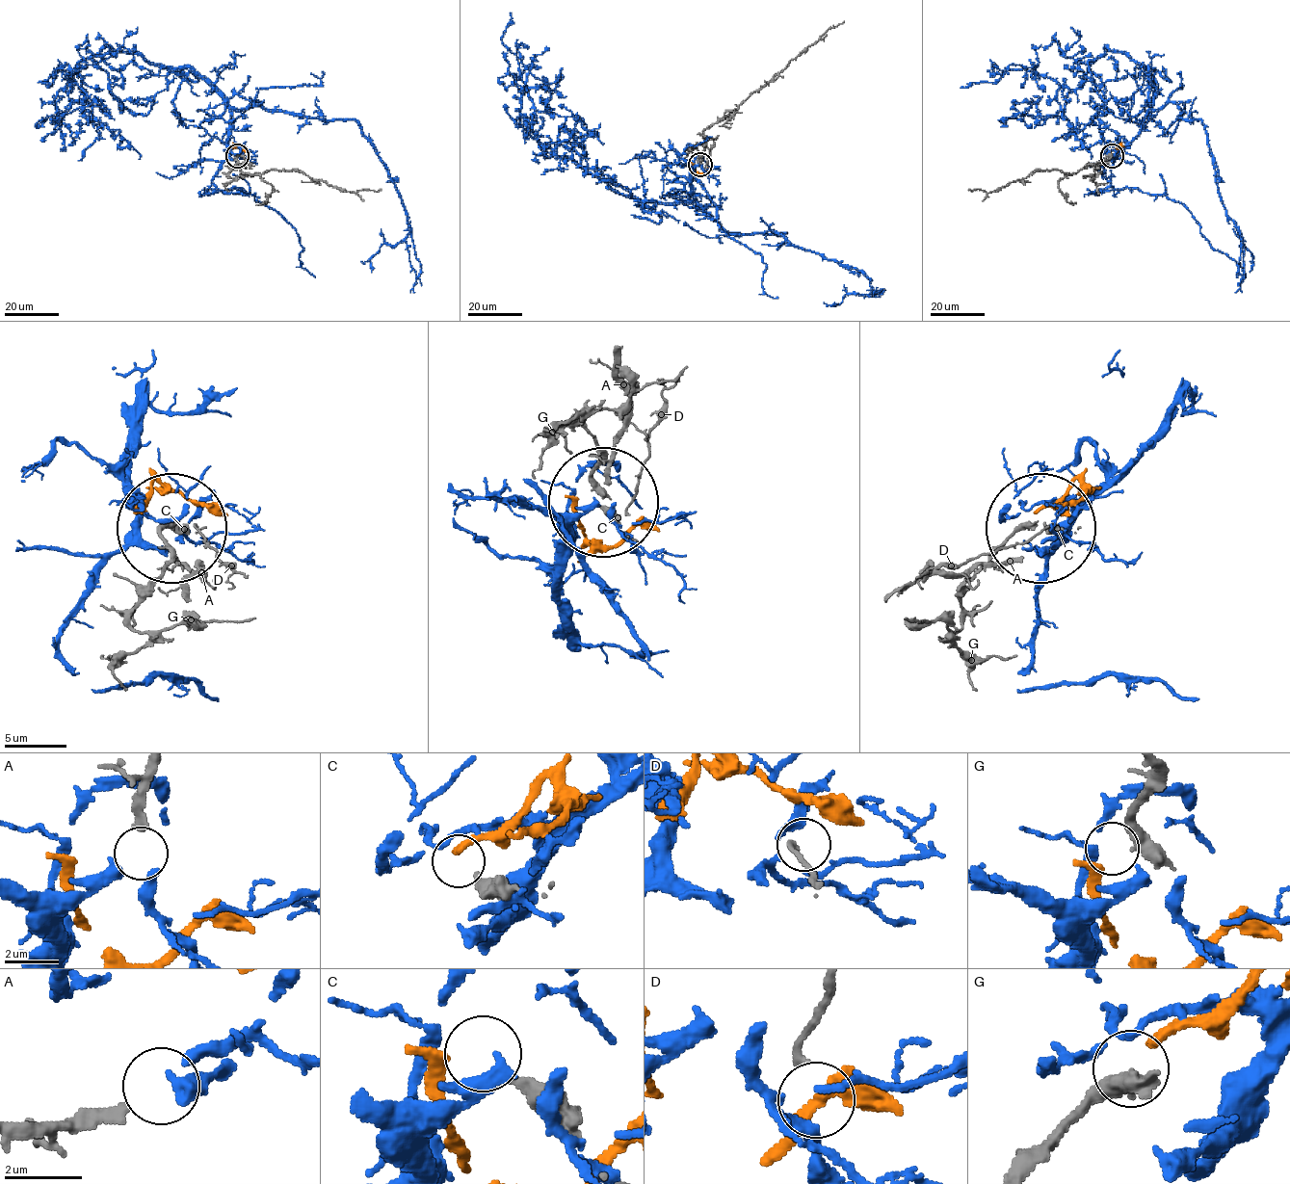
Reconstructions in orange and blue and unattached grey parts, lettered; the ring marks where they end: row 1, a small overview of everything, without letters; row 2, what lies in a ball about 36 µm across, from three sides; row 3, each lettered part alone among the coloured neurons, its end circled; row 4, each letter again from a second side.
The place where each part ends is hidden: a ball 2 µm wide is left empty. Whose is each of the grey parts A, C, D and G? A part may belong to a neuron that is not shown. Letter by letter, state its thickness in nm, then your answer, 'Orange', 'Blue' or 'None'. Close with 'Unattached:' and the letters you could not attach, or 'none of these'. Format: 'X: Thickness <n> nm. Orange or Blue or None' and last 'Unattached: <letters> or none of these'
A: Thickness 280 nm. Blue
C: Thickness 320 nm. None
D: Thickness 200 nm. None
G: Thickness 440 nm. Orange
Unattached: C, D

